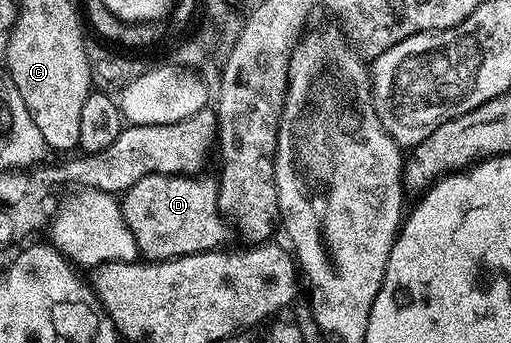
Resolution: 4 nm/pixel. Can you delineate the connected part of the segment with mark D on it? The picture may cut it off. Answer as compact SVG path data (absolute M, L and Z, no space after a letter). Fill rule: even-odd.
M152 174L151 176L143 176L143 180L135 183L130 190L124 191L123 197L120 199L121 214L127 220L127 224L131 228L131 232L137 241L137 248L140 257L145 260L152 260L154 262L166 262L168 258L182 258L188 254L202 254L208 250L216 250L226 245L225 237L228 236L229 230L225 227L227 223L226 215L217 204L218 198L218 179L212 178L199 178L203 176L186 176L184 174Z

